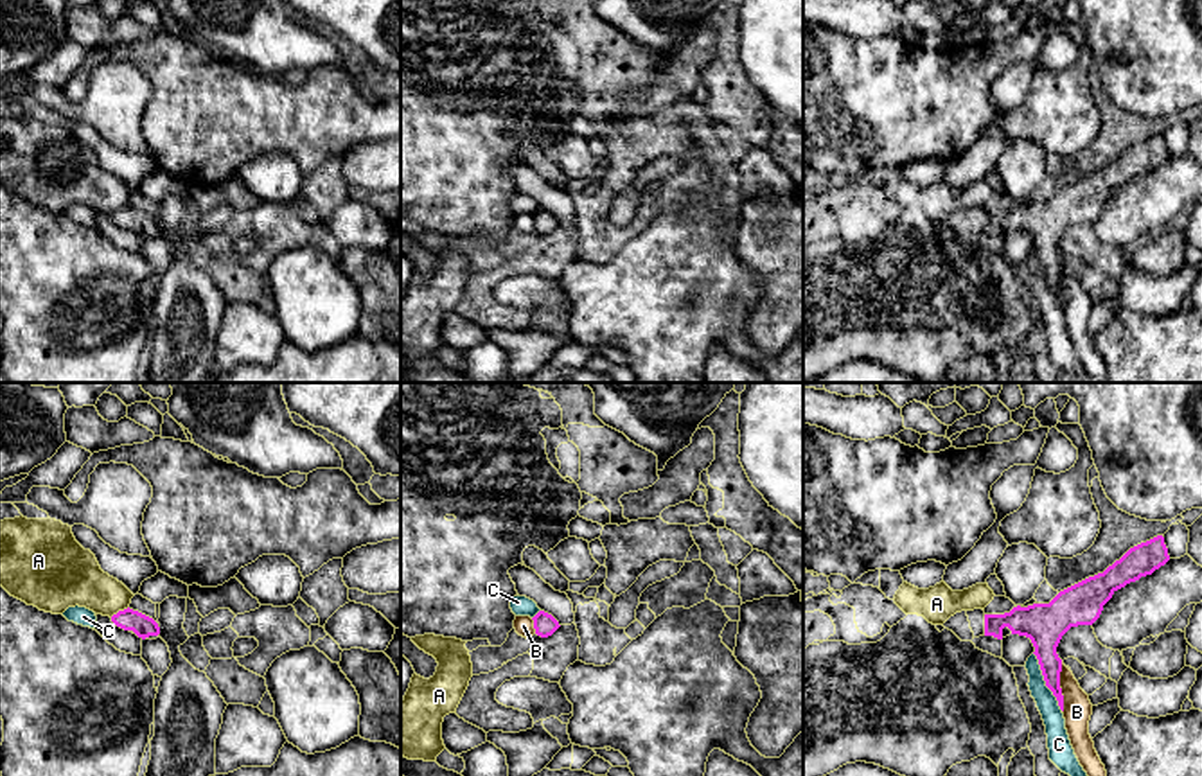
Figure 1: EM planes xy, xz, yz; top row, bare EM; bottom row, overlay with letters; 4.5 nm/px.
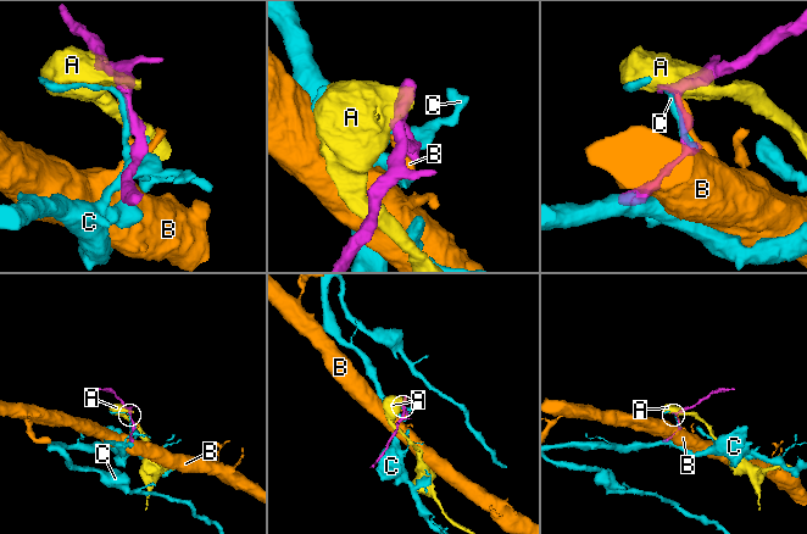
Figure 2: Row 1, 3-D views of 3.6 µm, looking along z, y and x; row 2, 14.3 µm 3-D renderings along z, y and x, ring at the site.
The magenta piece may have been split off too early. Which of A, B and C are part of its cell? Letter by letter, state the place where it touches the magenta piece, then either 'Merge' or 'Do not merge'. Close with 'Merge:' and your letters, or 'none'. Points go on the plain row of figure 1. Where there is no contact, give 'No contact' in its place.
A: Touches magenta at xy (119, 209). Do not merge
B: Touches magenta at yz (1059, 284). Do not merge
C: Touches magenta at yz (1044, 277). Do not merge
Merge: none

